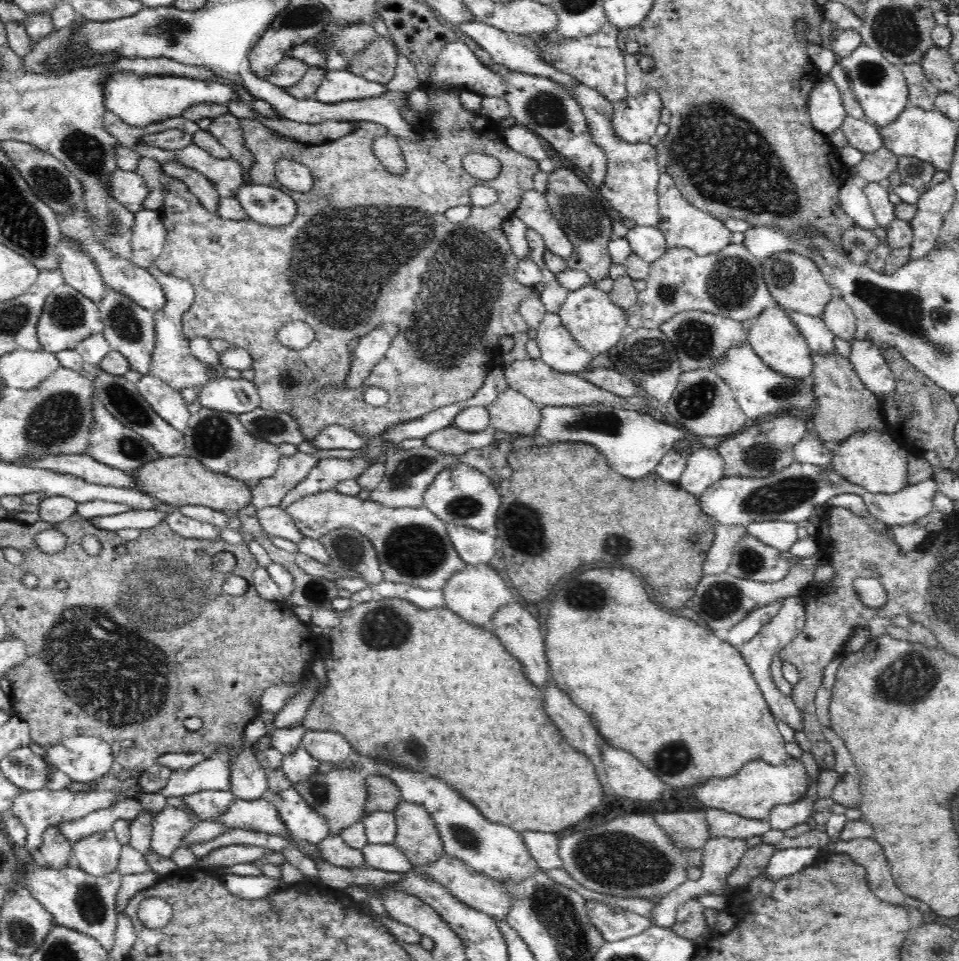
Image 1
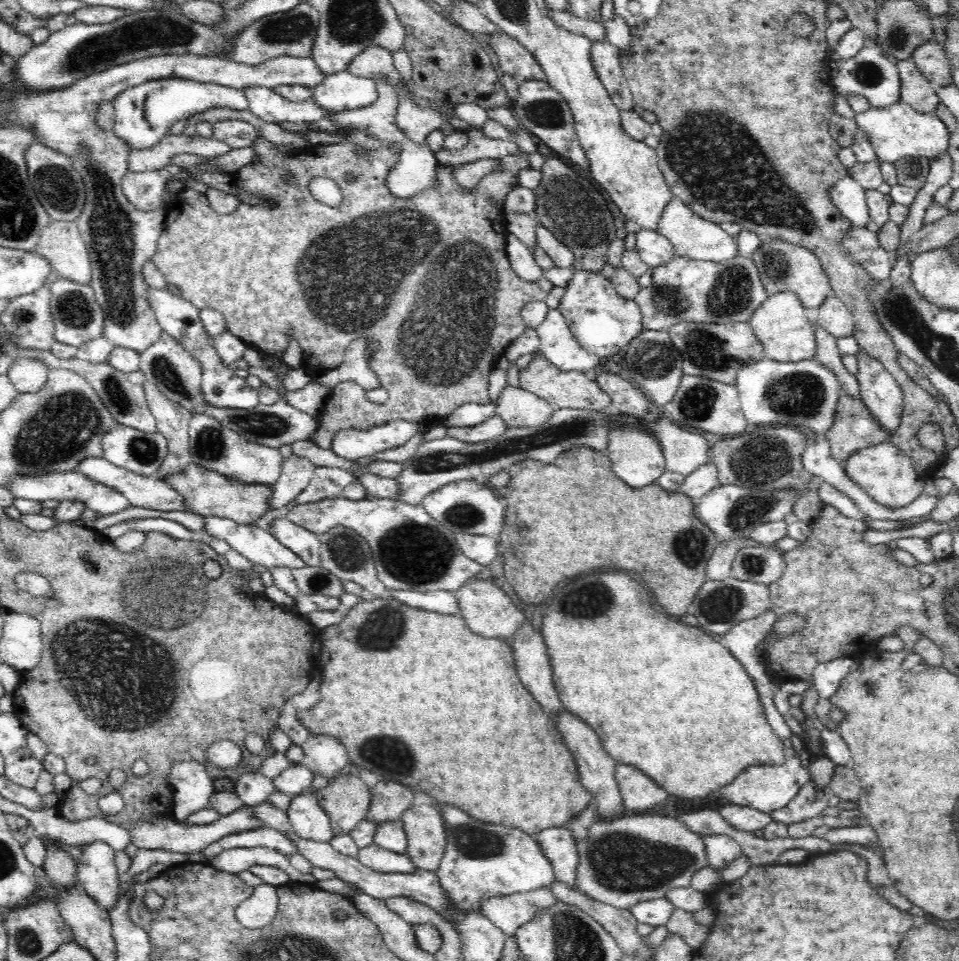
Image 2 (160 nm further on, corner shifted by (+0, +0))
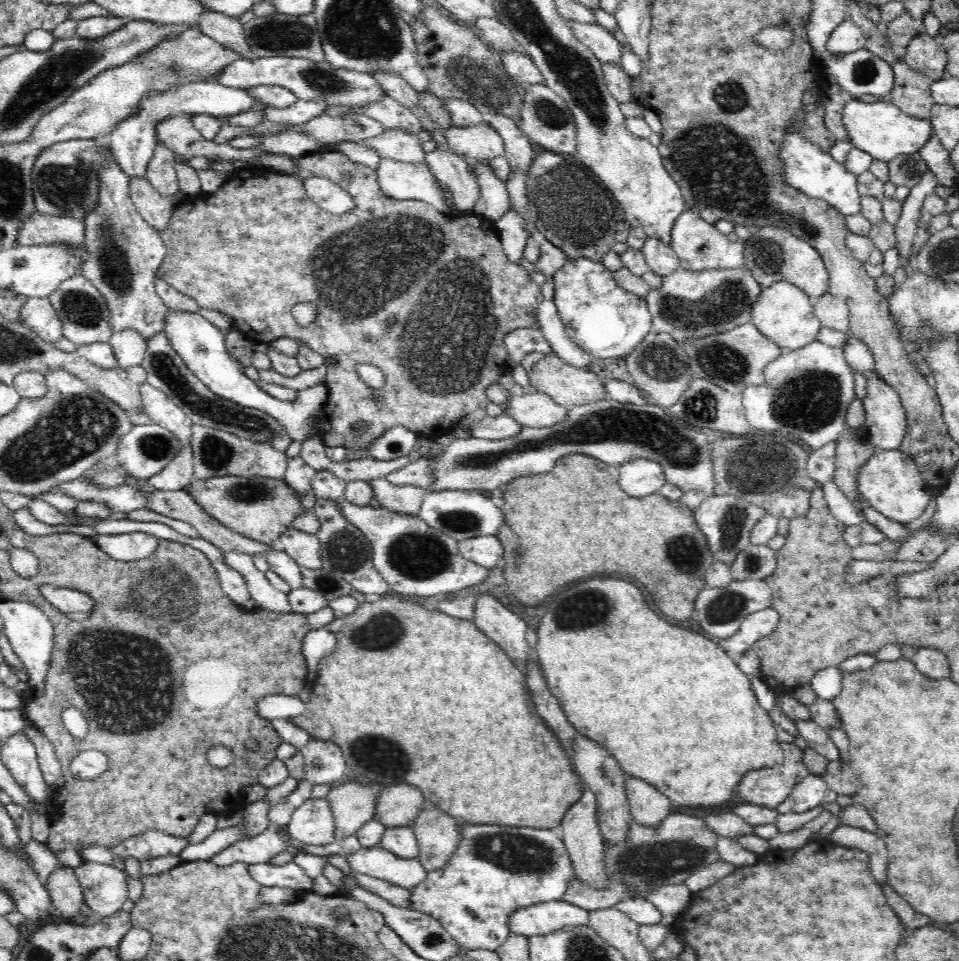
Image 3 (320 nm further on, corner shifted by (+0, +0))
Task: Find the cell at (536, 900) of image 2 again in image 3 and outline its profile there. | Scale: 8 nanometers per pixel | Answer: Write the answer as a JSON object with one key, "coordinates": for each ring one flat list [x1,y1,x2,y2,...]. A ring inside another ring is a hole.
{"coordinates":[[565,900,524,906,510,914,510,932,525,937,552,934,562,928,580,928,589,924,588,911]]}

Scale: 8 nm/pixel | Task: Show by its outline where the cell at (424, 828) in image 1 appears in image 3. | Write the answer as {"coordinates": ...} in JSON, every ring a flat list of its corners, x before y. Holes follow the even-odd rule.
{"coordinates":[[430,804,424,806,424,810,412,824,412,830,416,835,416,839,418,839,418,849,420,849,417,859,428,872,444,868,450,862,450,858,456,854,460,838,462,838,458,820,444,812,440,812,439,809,436,810,436,807,430,806]]}

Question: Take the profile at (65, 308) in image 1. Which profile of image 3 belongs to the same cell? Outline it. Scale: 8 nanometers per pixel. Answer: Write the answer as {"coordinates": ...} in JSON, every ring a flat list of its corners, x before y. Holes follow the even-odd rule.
{"coordinates":[[82,274,66,280,49,300,63,323,64,338,77,347,93,343,109,343,113,329,107,301,94,284]]}

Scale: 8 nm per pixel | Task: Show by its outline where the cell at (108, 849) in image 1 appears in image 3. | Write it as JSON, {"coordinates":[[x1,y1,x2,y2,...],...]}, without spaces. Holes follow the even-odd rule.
{"coordinates":[[97,862,75,863,85,903,94,913,103,917,112,916,123,908,128,900,128,884,125,872,115,864,106,866]]}

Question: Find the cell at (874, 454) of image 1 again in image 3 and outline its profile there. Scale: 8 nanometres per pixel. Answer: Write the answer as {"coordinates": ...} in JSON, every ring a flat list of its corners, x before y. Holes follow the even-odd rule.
{"coordinates":[[899,450,877,451,858,472,858,492,866,505,896,522,910,523,921,520,924,510,932,498,932,490,922,478,917,464]]}

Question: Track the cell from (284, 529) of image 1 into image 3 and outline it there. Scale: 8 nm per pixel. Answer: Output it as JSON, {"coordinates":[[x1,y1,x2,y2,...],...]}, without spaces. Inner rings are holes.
{"coordinates":[[290,526,280,534,278,547,288,553,300,566,318,570,322,568,321,541,317,535,306,534]]}

